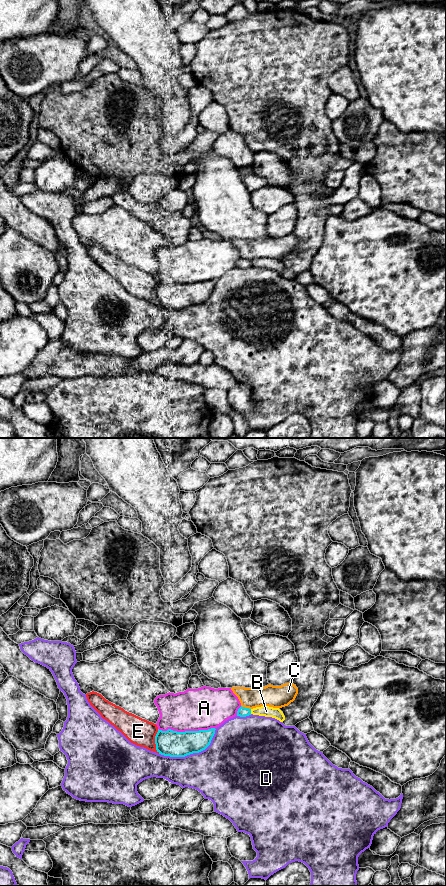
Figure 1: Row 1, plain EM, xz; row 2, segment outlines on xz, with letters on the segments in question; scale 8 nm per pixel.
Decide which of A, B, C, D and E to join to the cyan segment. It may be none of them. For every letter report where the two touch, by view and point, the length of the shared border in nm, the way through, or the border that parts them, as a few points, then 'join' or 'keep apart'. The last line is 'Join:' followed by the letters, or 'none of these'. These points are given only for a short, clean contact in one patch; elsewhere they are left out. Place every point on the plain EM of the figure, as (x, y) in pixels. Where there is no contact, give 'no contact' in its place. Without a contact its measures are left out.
A: contact xz (187, 283); length 460 nm; keep apart
B: contact xz (250, 263); length 40 nm; keep apart
C: contact xz (246, 260); length 90 nm; border xz (241, 257), (250, 261); keep apart
D: contact xz (191, 305); length 500 nm; keep apart
E: contact xz (155, 293); length 200 nm; keep apart
Join: none of these

